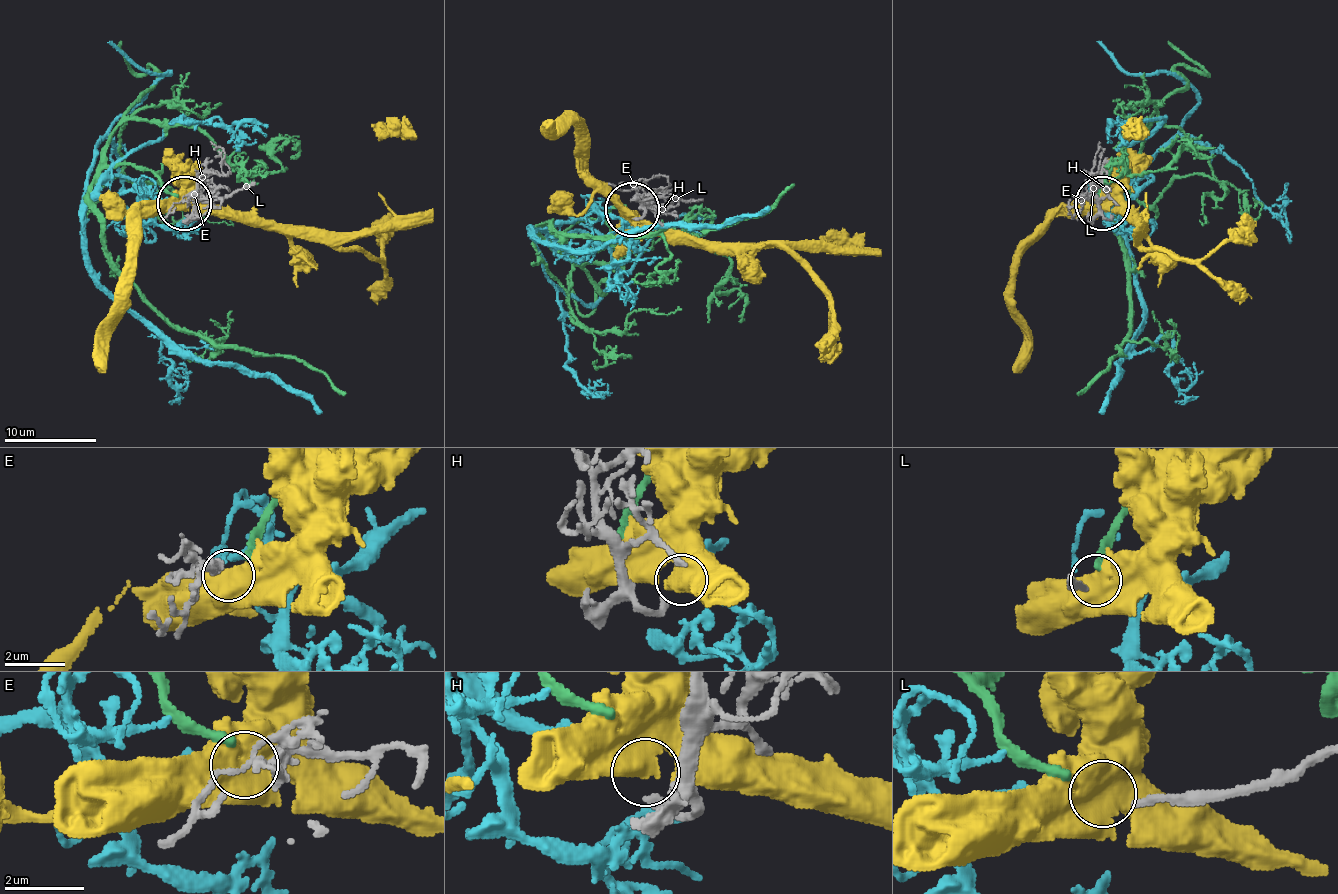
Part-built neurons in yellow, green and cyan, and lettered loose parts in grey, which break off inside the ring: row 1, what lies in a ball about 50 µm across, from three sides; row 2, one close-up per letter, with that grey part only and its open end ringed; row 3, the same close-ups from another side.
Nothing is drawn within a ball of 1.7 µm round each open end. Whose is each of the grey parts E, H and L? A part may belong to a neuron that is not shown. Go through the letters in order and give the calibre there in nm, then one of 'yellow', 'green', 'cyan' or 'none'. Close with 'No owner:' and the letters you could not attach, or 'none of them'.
E: calibre 180 nm; none
H: calibre 240 nm; cyan
L: calibre 170 nm; green
No owner: E

